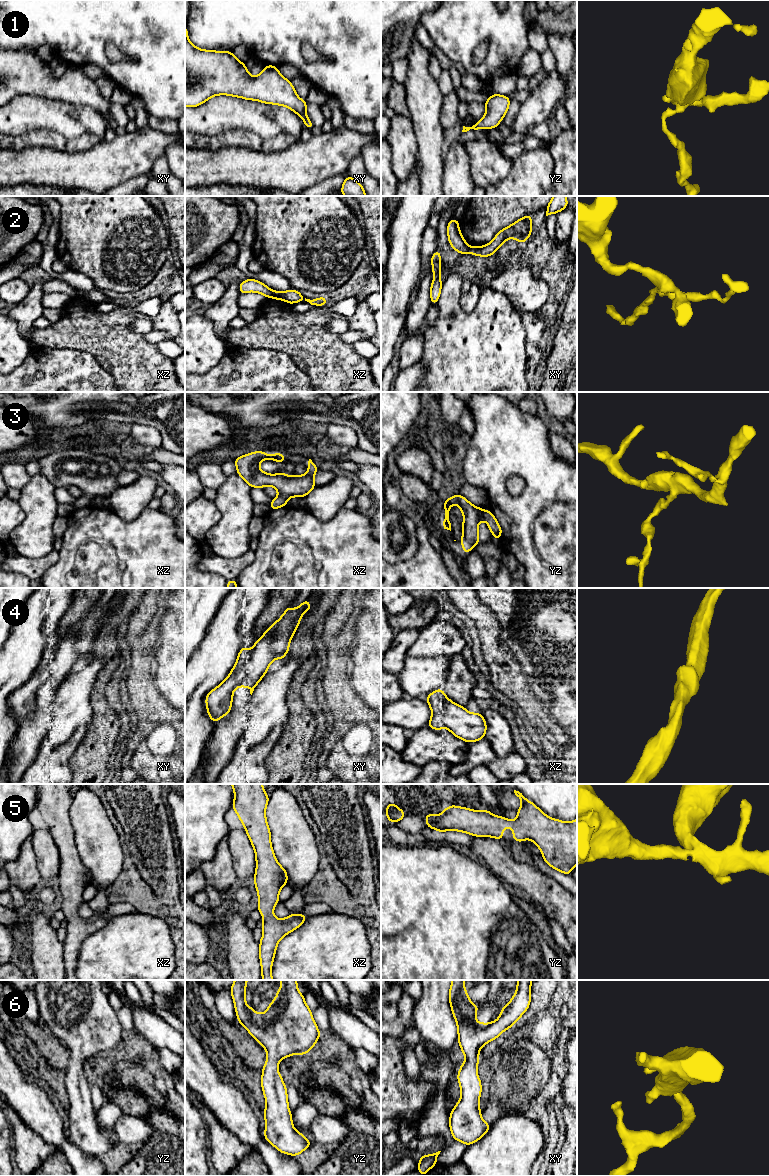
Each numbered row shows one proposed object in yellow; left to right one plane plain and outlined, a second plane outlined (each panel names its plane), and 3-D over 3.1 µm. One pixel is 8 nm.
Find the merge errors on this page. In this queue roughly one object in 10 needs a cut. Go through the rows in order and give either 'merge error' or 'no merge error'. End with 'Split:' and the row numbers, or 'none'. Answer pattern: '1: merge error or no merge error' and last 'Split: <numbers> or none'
1: no merge error
2: merge error
3: no merge error
4: no merge error
5: no merge error
6: no merge error
Split: 2

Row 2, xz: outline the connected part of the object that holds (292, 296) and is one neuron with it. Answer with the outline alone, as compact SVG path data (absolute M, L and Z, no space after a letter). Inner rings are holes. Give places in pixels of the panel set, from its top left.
M290 289L288 291L274 291L272 297L273 299L277 300L283 300L289 304L294 304L297 302L301 302L303 300L309 302L311 305L315 306L326 306L327 299L325 296L322 296L317 299L306 299L304 296L301 295L301 293L297 290Z

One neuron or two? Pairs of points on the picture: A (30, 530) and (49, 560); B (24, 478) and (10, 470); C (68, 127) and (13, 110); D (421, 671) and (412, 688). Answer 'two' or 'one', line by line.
A: two
B: one
C: one
D: one

